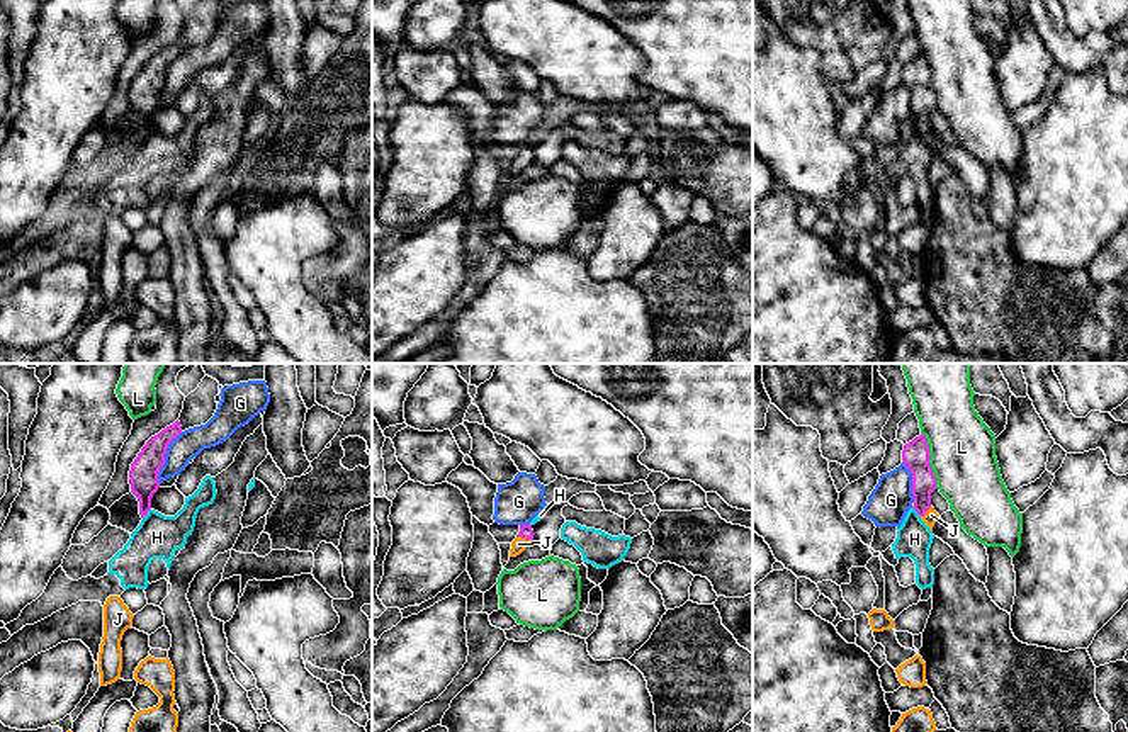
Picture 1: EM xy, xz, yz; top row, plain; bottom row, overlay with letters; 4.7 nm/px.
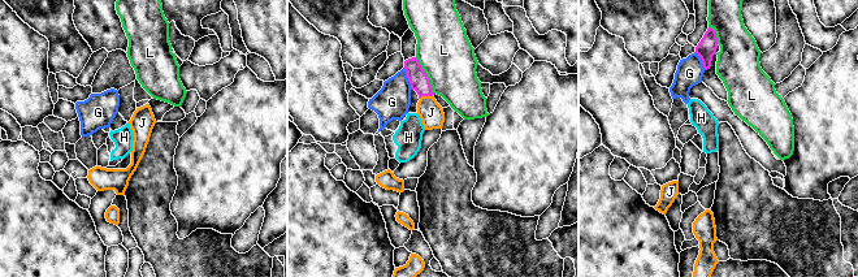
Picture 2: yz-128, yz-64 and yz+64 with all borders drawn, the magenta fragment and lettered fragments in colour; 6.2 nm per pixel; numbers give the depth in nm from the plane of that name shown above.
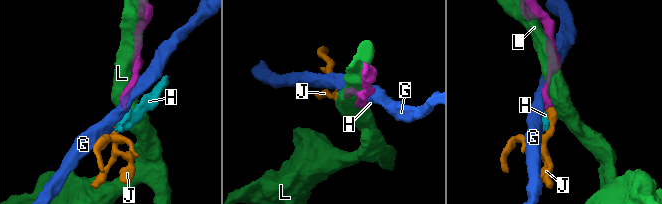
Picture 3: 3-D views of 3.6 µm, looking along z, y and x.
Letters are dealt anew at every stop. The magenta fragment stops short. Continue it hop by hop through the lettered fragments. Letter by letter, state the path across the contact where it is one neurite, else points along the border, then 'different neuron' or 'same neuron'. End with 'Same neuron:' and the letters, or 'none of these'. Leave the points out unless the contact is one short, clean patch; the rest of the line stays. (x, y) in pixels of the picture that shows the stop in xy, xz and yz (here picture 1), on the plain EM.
G: different neuron
H: along xy (150, 128), (143, 138) | different neuron
J: across xz (525, 150), (525, 157), (518, 163) | same neuron
L: different neuron
Same neuron: J

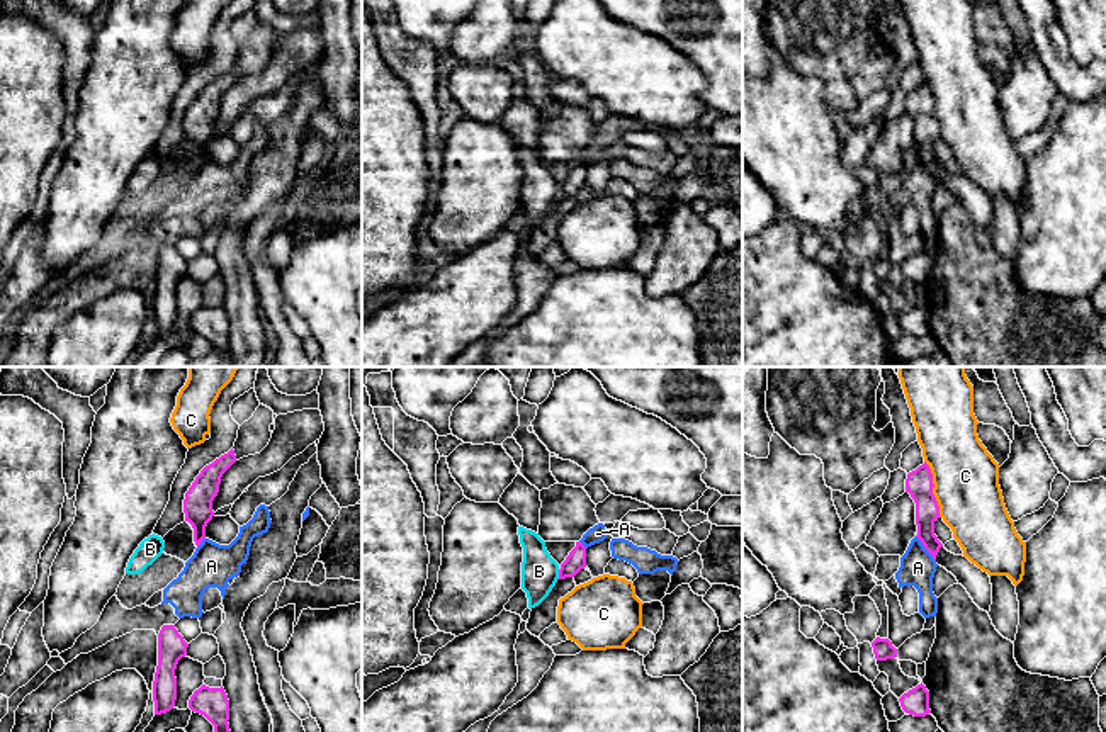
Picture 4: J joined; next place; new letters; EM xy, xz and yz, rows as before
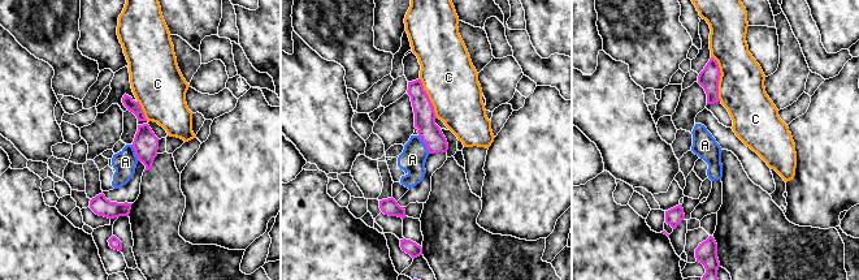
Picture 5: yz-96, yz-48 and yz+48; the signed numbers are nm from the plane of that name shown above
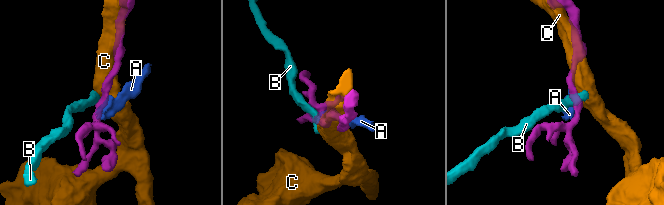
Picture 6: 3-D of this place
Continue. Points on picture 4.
A: along yz (916, 155), (935, 180) | different neuron
B: along xz (558, 189), (559, 197) | different neuron
C: different neuron
Same neuron: none of these

